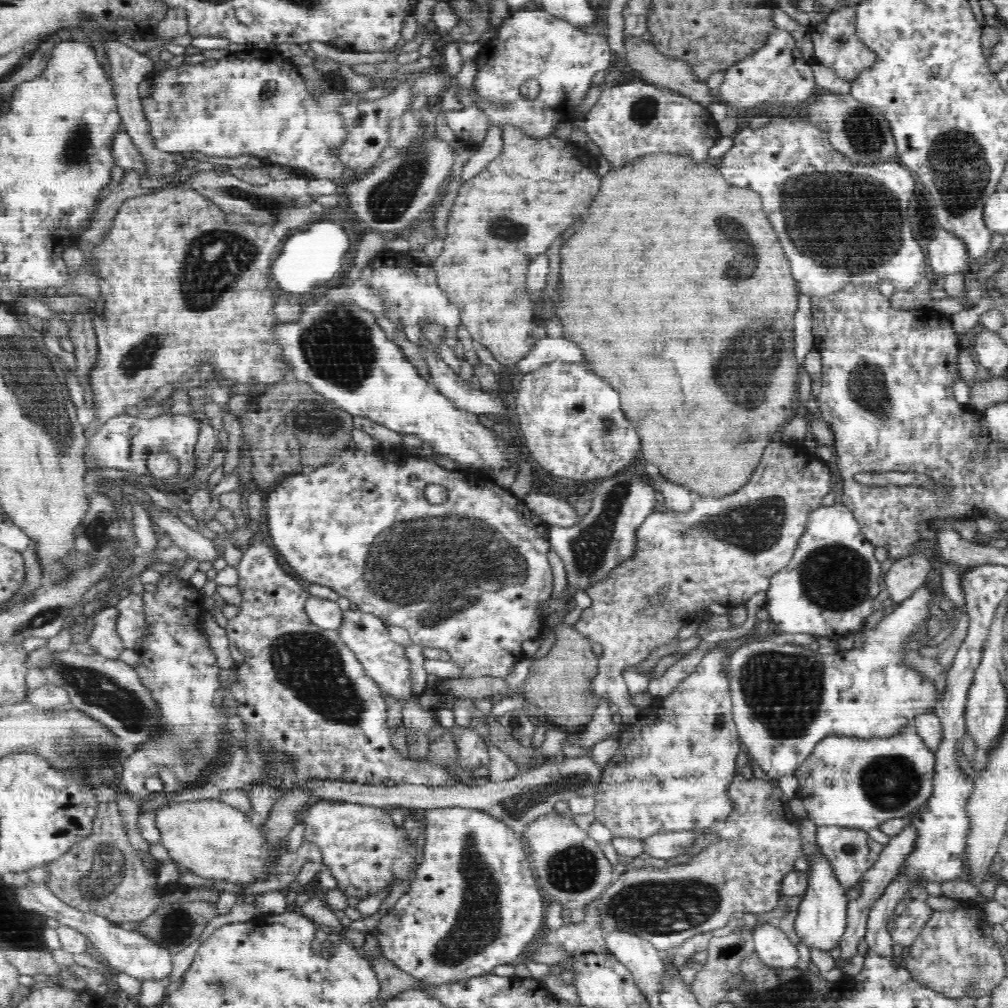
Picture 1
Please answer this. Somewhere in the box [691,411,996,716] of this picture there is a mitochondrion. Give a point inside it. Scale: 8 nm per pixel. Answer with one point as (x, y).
(835, 577)

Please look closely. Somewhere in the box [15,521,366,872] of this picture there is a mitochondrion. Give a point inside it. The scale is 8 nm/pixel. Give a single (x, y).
(98, 690)

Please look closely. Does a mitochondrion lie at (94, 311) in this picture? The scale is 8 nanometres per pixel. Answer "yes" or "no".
no

